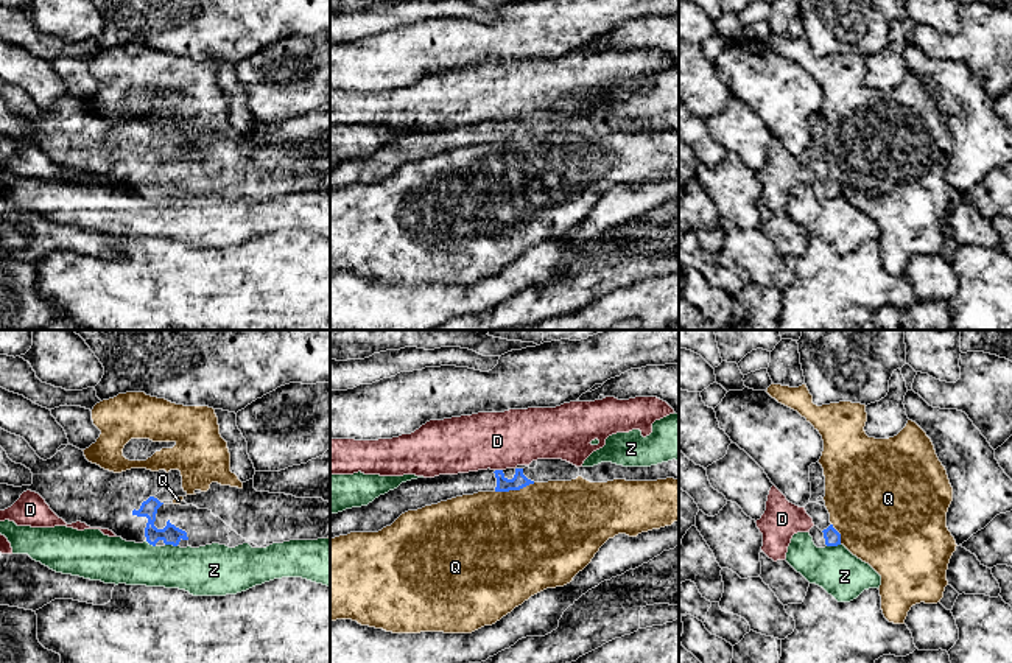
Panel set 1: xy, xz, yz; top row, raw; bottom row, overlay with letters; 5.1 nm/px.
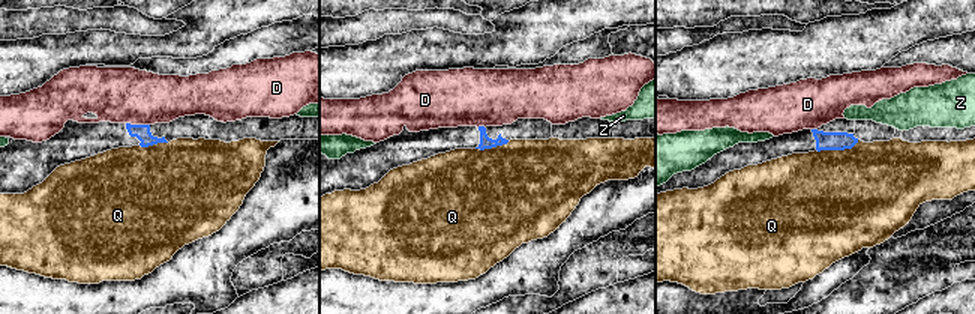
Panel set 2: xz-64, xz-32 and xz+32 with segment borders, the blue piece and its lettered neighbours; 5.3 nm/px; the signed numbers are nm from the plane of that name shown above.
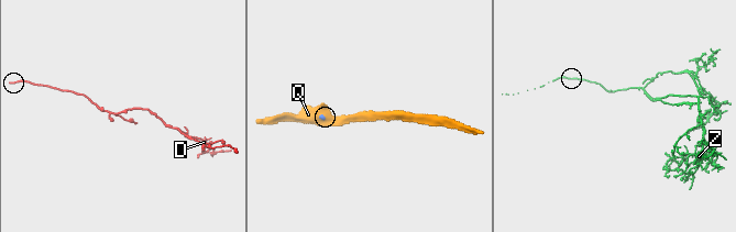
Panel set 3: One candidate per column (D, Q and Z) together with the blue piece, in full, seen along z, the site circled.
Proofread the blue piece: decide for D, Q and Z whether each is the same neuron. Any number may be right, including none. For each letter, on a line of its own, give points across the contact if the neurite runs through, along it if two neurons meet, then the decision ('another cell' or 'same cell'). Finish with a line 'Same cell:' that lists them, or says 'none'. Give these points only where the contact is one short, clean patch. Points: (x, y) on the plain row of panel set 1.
D: border along xz (495, 120), (502, 122); another cell
Q: border along xz (534, 134), (519, 140), (494, 142); another cell
Z: border along yz (839, 195), (827, 198); another cell
Same cell: none

